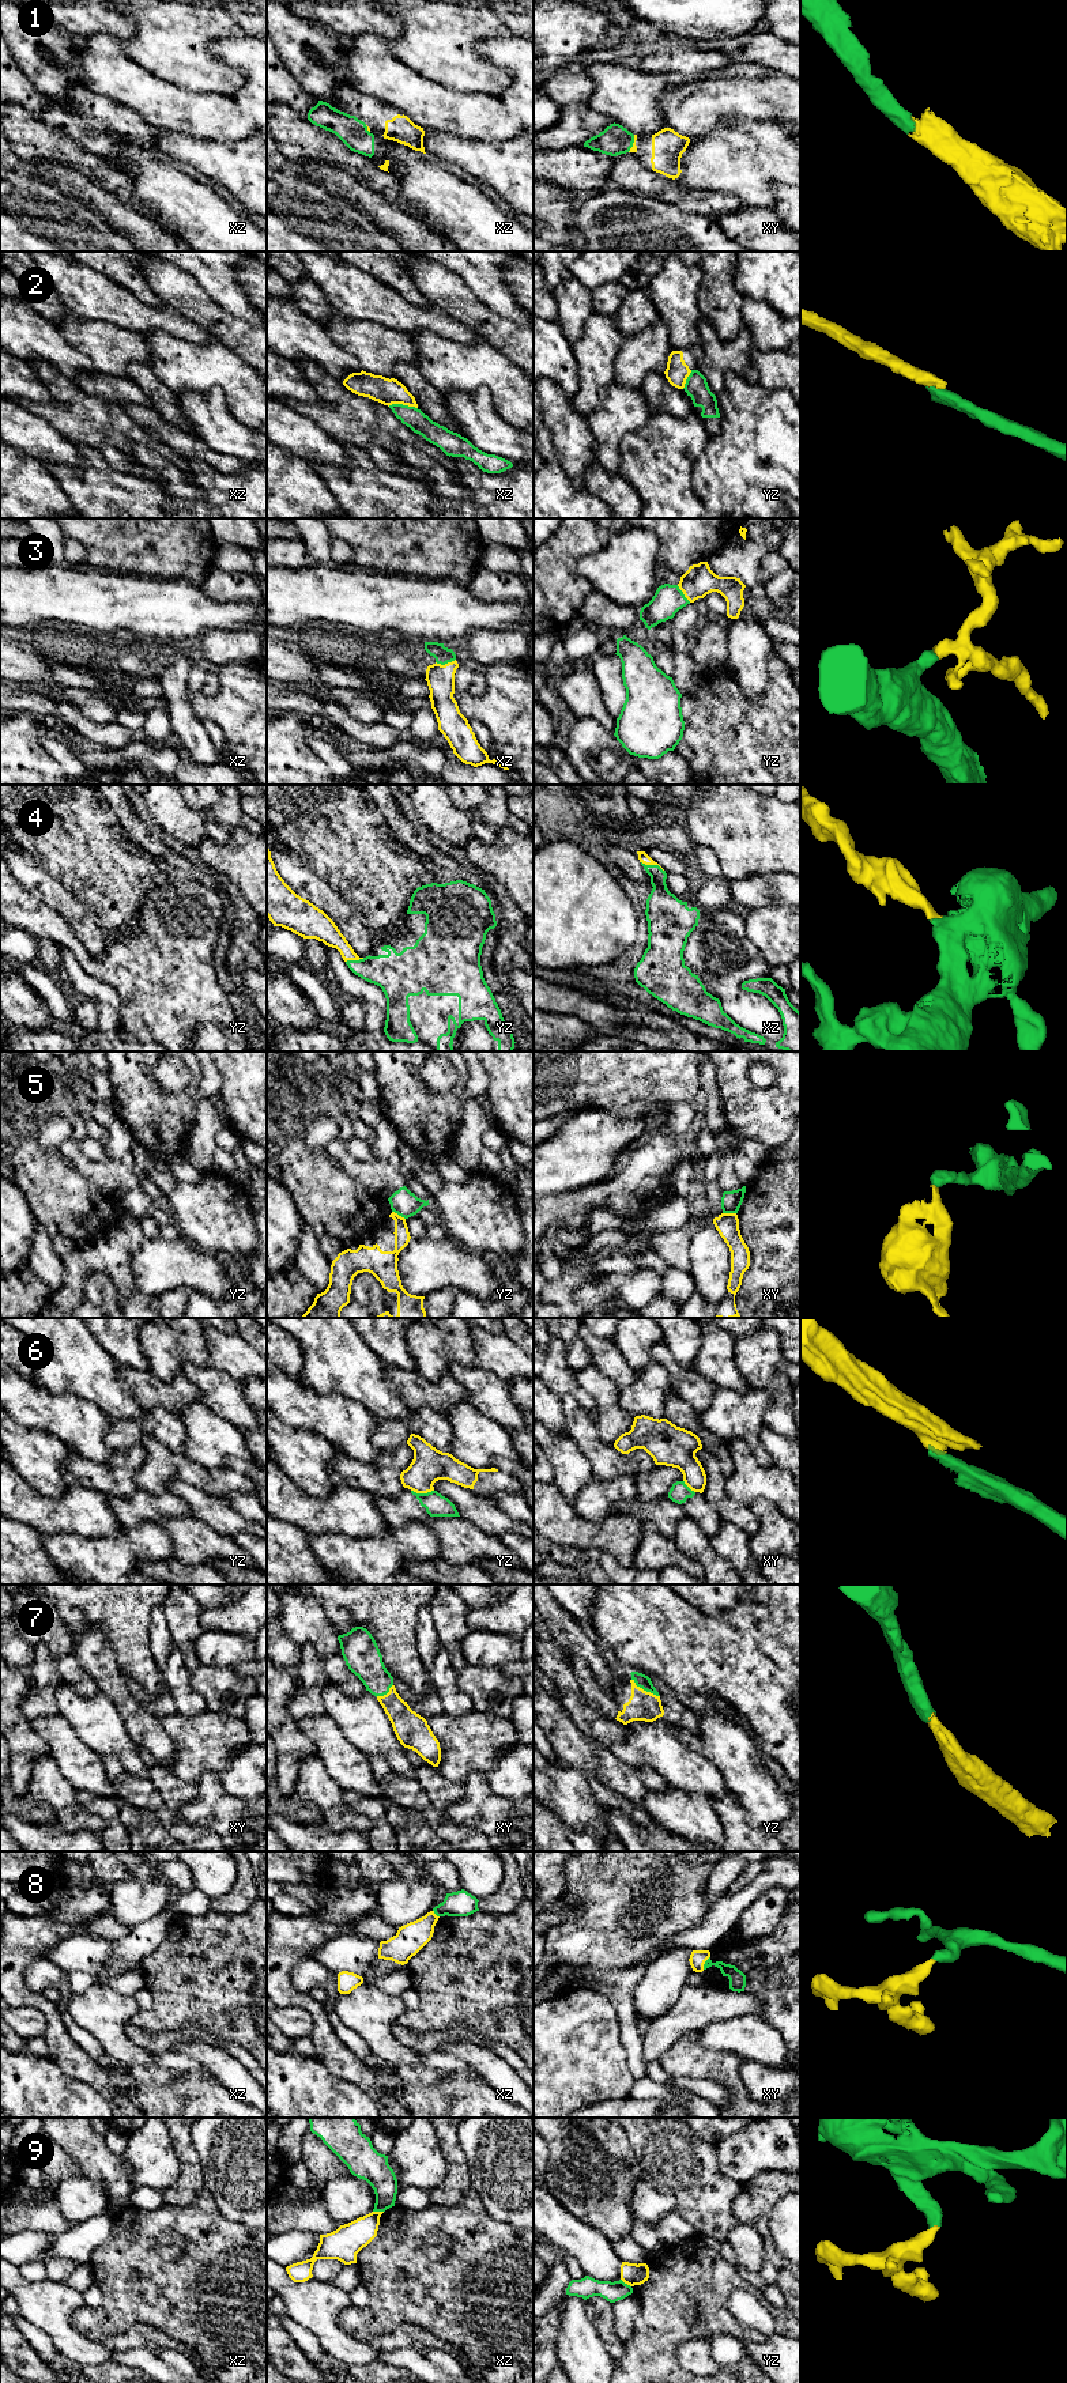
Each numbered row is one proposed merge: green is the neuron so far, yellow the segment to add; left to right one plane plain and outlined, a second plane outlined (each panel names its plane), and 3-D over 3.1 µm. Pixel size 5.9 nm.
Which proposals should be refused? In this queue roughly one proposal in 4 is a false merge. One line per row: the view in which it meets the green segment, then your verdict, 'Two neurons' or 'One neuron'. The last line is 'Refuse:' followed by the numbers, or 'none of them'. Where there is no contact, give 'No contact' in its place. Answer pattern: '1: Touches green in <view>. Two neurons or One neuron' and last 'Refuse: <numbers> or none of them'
1: Touches green in xy. One neuron
2: Touches green in xz. Two neurons
3: Touches green in xz. One neuron
4: Touches green in xz. One neuron
5: Touches green in yz. Two neurons
6: Touches green in yz. Two neurons
7: Touches green in yz. One neuron
8: Touches green in xy. One neuron
9: Touches green in xz. Two neurons
Refuse: 2, 5, 6, 9

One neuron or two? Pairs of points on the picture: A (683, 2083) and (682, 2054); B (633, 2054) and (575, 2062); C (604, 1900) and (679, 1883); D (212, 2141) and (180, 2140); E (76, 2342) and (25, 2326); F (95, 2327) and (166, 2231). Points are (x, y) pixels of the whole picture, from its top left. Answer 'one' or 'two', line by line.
A: two
B: two
C: one
D: two
E: two
F: one

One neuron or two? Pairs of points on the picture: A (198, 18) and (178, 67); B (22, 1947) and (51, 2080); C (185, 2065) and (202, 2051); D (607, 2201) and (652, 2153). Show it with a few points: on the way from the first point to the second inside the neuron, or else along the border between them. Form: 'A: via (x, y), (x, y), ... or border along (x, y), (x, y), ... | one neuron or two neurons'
A: via (185, 30), (178, 37), (178, 55) | one neuron
B: border along (48, 2058), (72, 2079) | two neurons
C: border along (177, 2051), (193, 2057), (214, 2076) | two neurons
D: border along (628, 2137), (644, 2176) | two neurons

